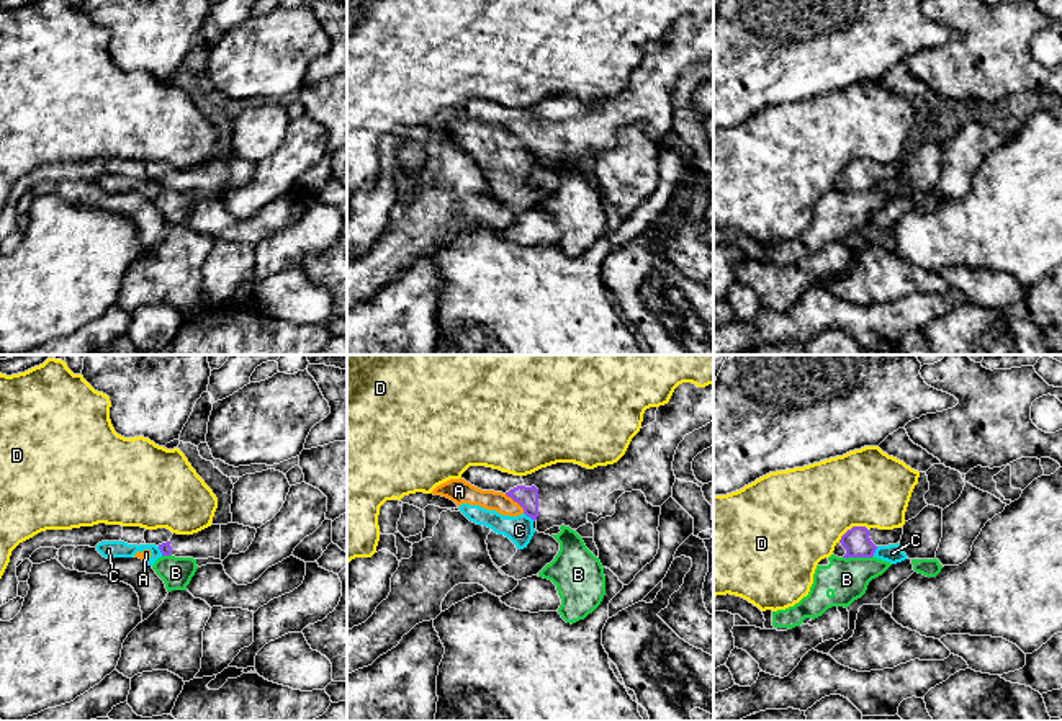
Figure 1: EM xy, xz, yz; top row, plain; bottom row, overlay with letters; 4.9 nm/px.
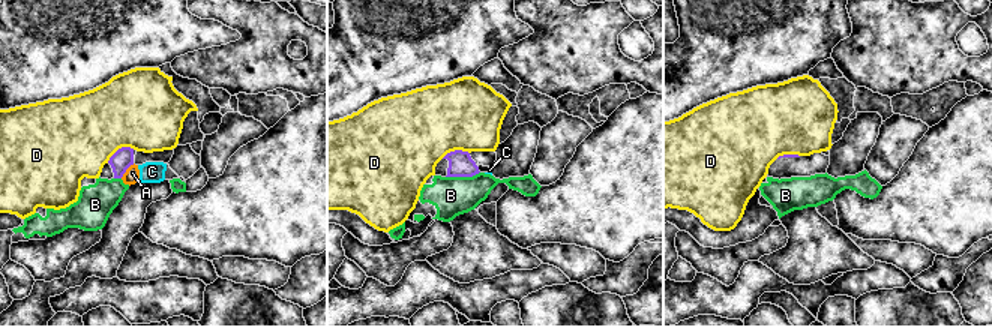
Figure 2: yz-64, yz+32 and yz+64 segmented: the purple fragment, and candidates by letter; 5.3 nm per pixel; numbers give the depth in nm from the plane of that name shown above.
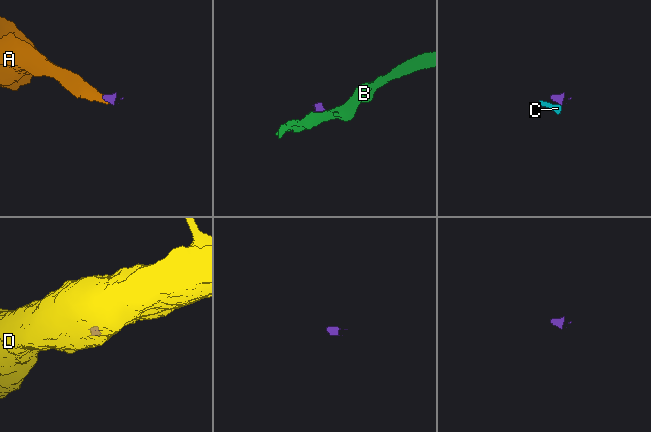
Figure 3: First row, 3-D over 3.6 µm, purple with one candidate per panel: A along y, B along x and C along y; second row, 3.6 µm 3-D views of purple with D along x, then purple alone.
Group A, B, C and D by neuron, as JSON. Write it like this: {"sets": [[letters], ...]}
{"sets": [["A", "C"], ["B"], ["D"]]}

